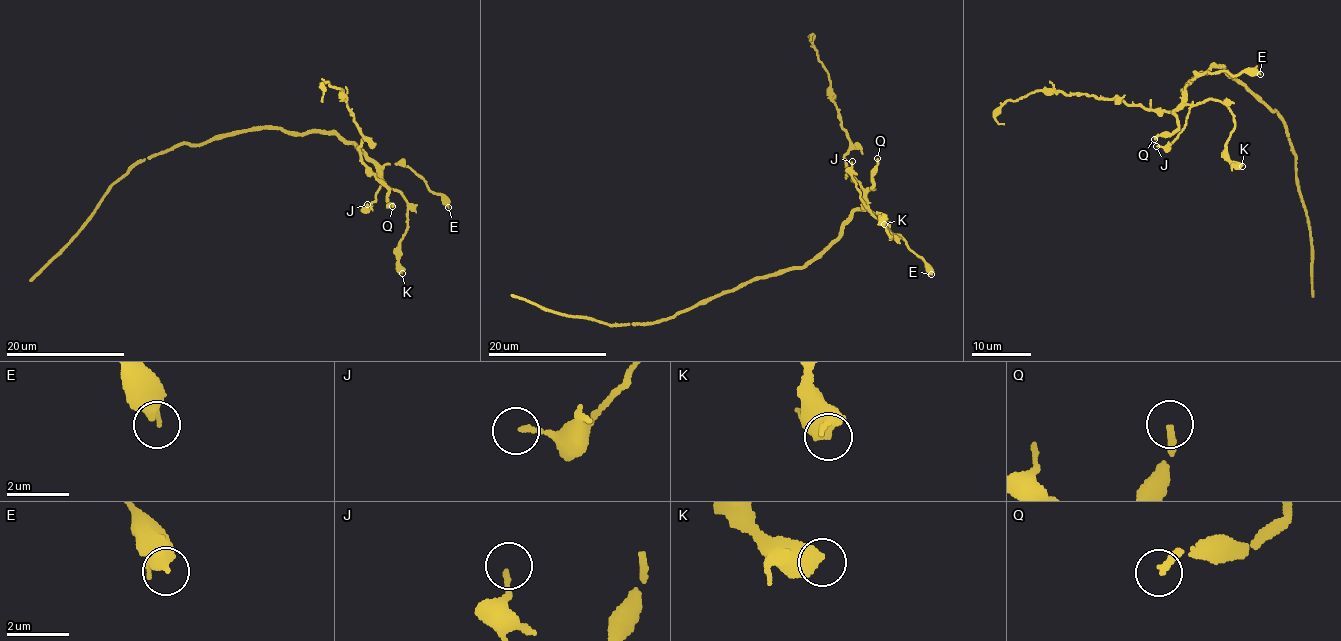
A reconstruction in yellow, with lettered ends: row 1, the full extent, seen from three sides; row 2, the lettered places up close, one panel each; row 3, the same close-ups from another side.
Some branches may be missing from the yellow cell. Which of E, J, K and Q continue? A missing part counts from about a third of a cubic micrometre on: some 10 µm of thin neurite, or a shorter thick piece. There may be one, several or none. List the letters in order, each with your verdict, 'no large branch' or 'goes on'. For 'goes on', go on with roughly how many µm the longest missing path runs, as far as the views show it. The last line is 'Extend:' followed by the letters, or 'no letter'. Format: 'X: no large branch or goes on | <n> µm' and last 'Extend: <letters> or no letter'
E: no large branch
J: no large branch
K: no large branch
Q: goes on | 250 µm
Extend: Q

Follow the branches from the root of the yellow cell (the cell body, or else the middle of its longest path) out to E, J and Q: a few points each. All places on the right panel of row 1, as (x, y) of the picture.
E: (1226, 70), (1216, 64), (1183, 90), (1191, 79), (1209, 71), (1260, 74)
J: (1226, 70), (1224, 65), (1216, 64), (1186, 86), (1183, 101), (1190, 108), (1186, 125), (1170, 145), (1156, 146)
Q: (1226, 70), (1224, 65), (1216, 64), (1186, 86), (1183, 106), (1174, 112), (1178, 129), (1154, 139)

